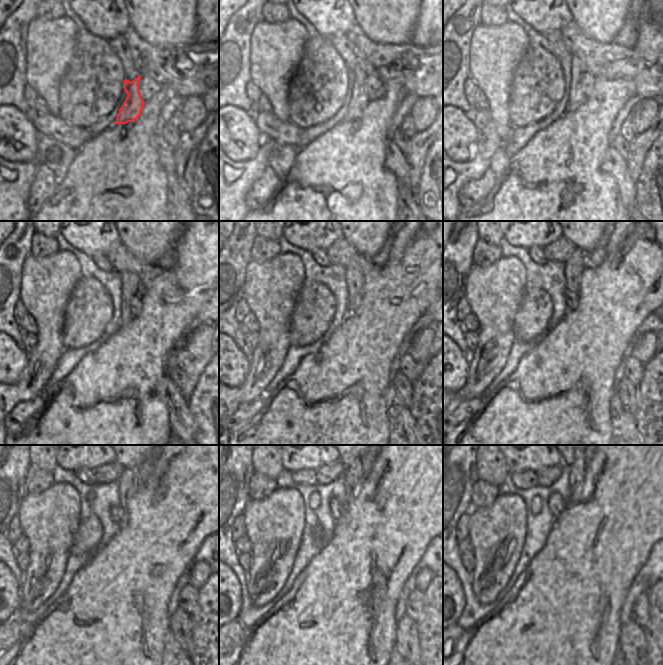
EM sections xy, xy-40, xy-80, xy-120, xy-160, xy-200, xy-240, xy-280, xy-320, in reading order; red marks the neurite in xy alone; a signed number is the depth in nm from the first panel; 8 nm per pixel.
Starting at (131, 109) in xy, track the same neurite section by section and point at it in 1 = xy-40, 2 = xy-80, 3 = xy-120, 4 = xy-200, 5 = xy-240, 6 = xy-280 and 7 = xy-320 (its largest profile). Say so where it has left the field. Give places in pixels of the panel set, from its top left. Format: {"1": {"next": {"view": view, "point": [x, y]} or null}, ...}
{"1": {"next": {"view": "xy-40", "point": [358, 102]}}, "2": {"next": {"view": "xy-80", "point": [577, 97]}}, "3": {"next": {"view": "xy-120", "point": [131, 286]}}, "4": {"next": {"view": "xy-200", "point": [574, 266]}}, "5": {"next": {"view": "xy-240", "point": [128, 483]}}, "6": {"next": {"view": "xy-280", "point": [354, 476]}}, "7": {"next": {"view": "xy-320", "point": [577, 475]}}}

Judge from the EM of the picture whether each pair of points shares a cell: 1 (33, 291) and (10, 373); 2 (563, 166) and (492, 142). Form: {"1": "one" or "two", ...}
{"1": "two", "2": "two"}

